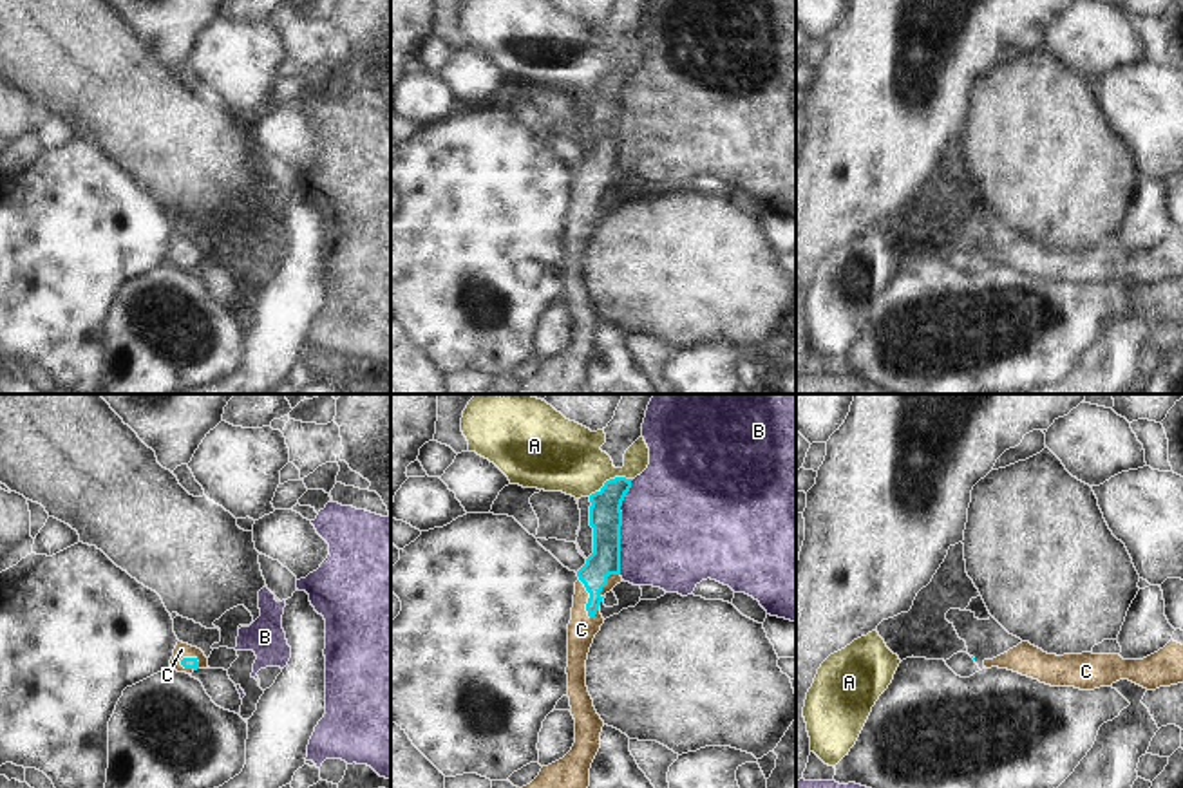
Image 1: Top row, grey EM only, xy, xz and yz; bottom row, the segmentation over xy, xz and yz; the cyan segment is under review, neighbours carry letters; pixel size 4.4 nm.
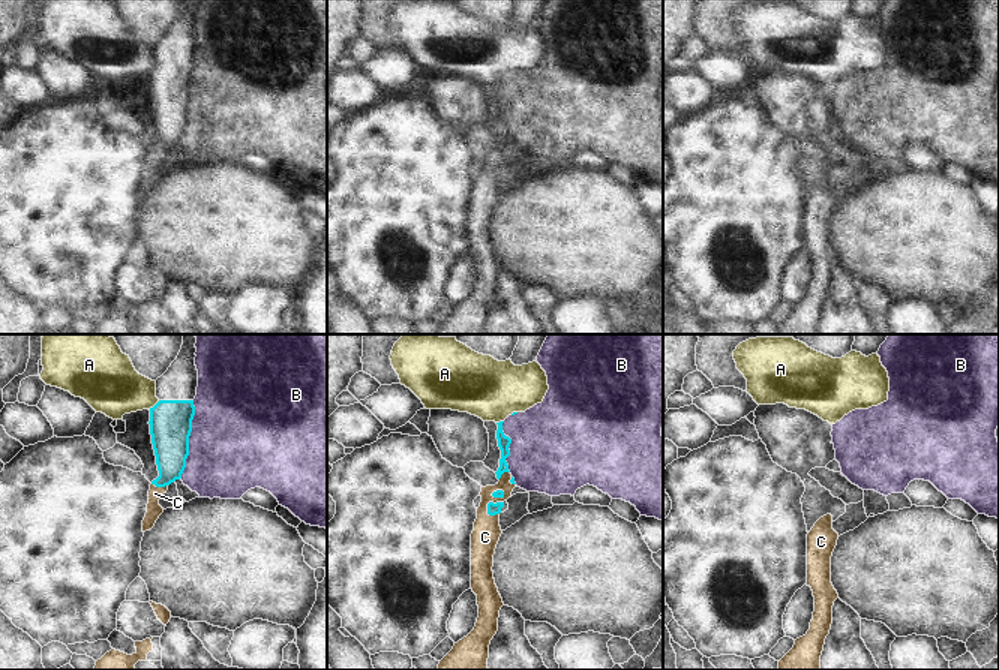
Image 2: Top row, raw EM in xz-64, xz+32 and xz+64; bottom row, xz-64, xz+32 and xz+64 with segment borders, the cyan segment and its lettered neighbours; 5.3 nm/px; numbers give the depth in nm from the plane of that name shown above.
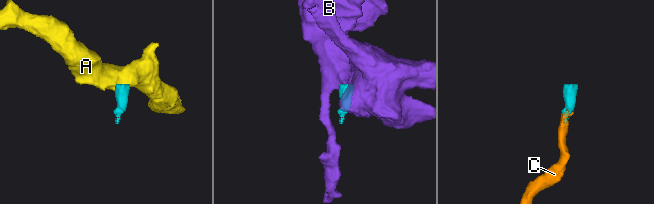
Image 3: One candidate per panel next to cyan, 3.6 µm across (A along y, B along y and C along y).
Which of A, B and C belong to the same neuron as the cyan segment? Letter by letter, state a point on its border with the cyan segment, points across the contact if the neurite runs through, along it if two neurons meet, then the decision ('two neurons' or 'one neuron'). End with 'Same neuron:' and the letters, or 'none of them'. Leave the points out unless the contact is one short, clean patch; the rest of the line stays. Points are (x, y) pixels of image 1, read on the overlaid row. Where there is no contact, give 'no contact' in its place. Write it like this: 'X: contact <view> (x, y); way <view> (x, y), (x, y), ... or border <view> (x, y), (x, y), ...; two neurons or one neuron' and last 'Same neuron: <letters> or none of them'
A: contact xz (610, 479); border xz (632, 478), (610, 478), (588, 496); two neurons
B: contact xz (621, 525); two neurons
C: contact xz (588, 599); way xz (605, 561), (588, 599), (586, 622), (581, 629); one neuron
Same neuron: C

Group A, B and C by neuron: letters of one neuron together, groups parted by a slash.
A / B / C

